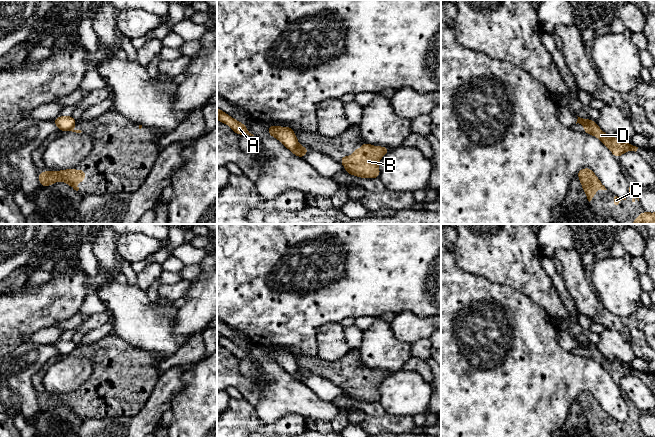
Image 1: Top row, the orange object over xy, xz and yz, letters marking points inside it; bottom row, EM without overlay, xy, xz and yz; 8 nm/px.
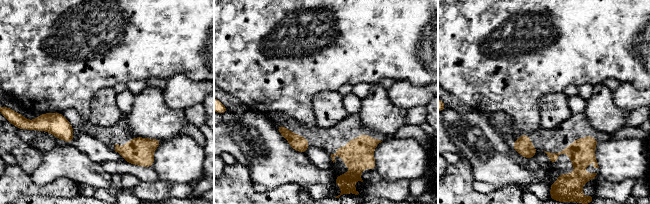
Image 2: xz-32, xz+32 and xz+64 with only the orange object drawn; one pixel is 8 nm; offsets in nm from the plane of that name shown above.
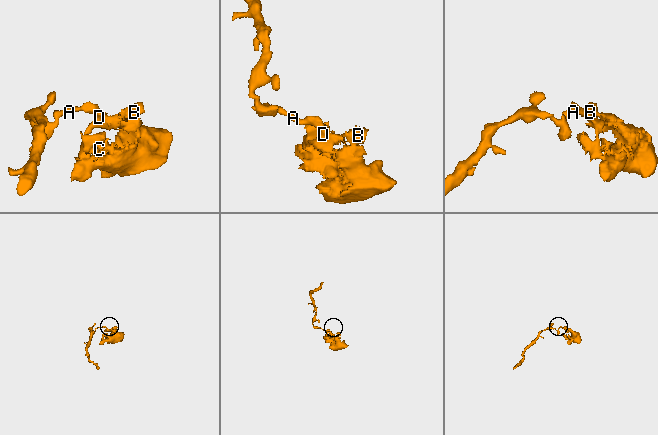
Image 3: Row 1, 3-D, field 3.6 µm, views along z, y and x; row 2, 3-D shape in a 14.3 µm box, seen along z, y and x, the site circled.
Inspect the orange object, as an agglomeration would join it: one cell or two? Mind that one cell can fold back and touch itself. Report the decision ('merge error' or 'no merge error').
merge error

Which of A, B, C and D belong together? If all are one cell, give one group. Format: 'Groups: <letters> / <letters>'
Groups: A / B C D

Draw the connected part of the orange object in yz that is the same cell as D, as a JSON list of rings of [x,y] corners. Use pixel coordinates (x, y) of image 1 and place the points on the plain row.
[[[593,347],[590,349],[584,349],[584,357],[591,358],[599,362],[602,367],[613,377],[616,382],[619,382],[626,375],[637,375],[638,371],[633,370],[631,367],[625,367],[618,362],[614,362],[605,358],[597,349]]]

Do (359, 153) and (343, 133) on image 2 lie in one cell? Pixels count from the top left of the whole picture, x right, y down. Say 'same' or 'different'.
same

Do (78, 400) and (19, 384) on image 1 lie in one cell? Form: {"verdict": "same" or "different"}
{"verdict": "different"}

